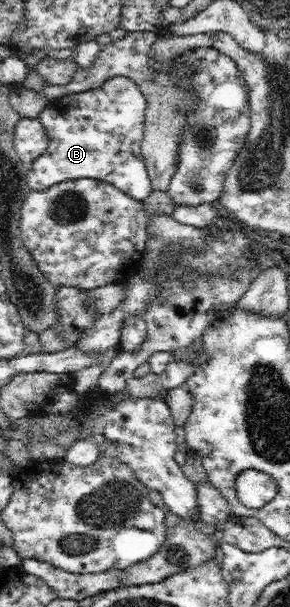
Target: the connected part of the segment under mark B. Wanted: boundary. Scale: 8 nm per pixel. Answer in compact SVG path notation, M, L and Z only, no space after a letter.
M113 77L101 88L63 96L50 102L40 112L39 121L49 135L49 145L45 152L32 162L26 172L27 185L30 190L43 191L54 184L76 180L78 178L94 178L113 184L120 192L131 198L145 201L151 194L151 179L142 155L141 147L144 136L145 110L147 104L144 95L135 81L126 77Z

